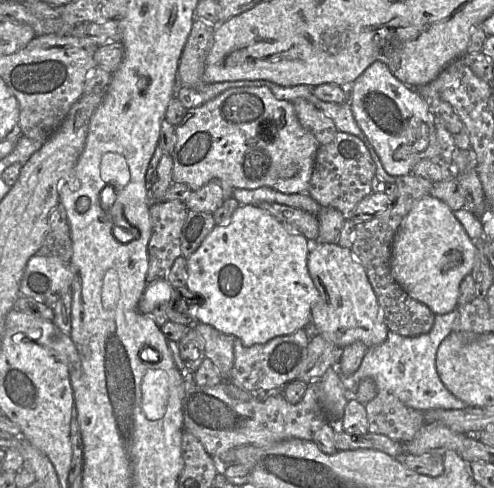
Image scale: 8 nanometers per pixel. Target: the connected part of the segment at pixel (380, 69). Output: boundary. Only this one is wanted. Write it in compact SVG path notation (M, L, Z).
M374 61L350 86L343 86L349 90L349 103L352 108L352 112L359 127L367 136L371 145L374 147L378 154L382 165L386 172L393 176L405 176L412 173L414 166L422 159L434 158L441 156L441 147L437 140L437 133L435 128L435 121L433 115L429 111L427 103L421 98L421 96L414 90L409 89L404 83L398 80L389 70L386 64L381 61Z

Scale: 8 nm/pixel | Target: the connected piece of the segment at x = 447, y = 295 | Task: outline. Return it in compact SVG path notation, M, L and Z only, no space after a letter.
M431 195L421 198L402 221L395 235L391 274L413 299L425 304L435 315L458 308L459 288L463 278L471 274L476 246L454 211Z

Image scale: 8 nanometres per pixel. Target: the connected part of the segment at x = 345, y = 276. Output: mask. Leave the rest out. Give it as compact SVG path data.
M316 242L310 246L307 265L319 291L319 300L311 308L314 334L322 335L343 349L355 342L362 342L368 348L385 342L389 329L366 270L351 248L341 247L338 243Z

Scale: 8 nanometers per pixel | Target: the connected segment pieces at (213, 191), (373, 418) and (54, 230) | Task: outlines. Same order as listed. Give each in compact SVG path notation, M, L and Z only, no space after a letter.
M209 182L197 190L191 190L184 201L189 210L213 214L223 202L233 197L234 187L219 182Z
M377 392L365 407L368 432L402 443L412 440L425 425L424 412L406 406L388 392Z
M60 202L50 214L48 231L36 255L56 256L64 262L71 259L71 231L66 210Z

